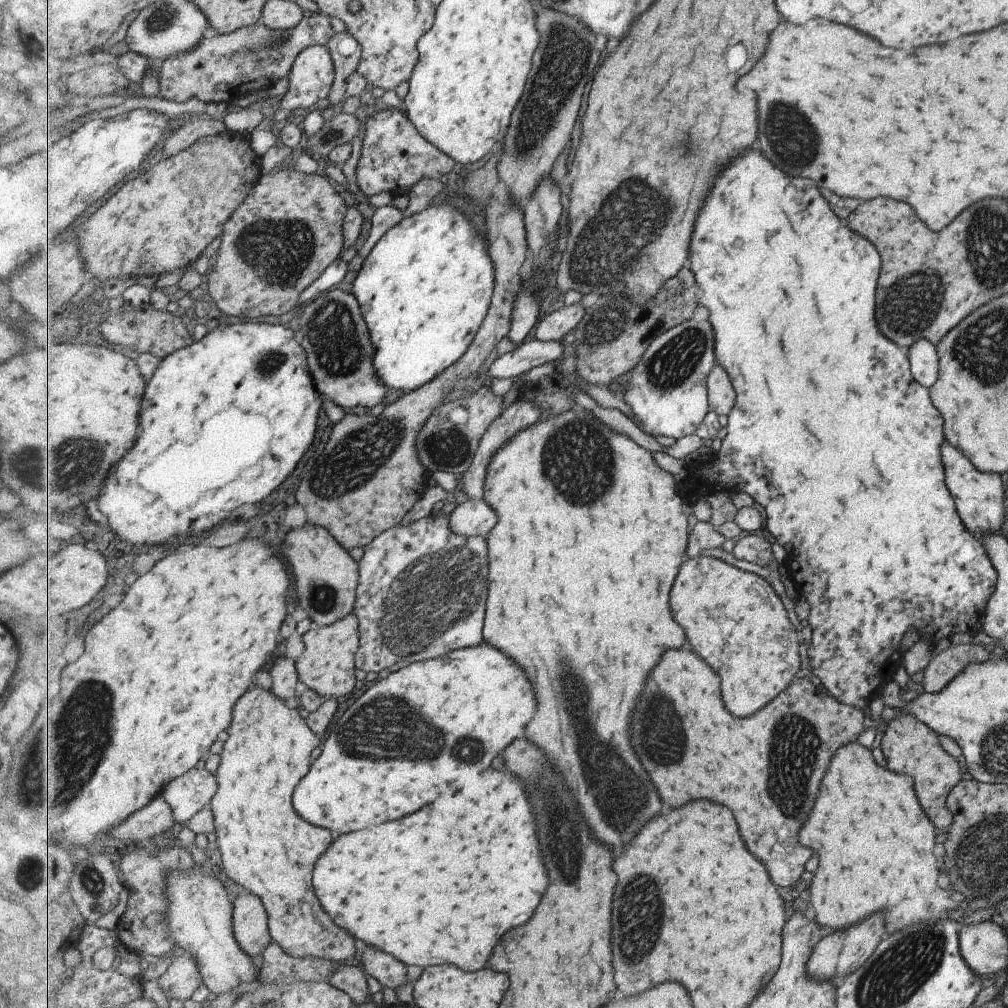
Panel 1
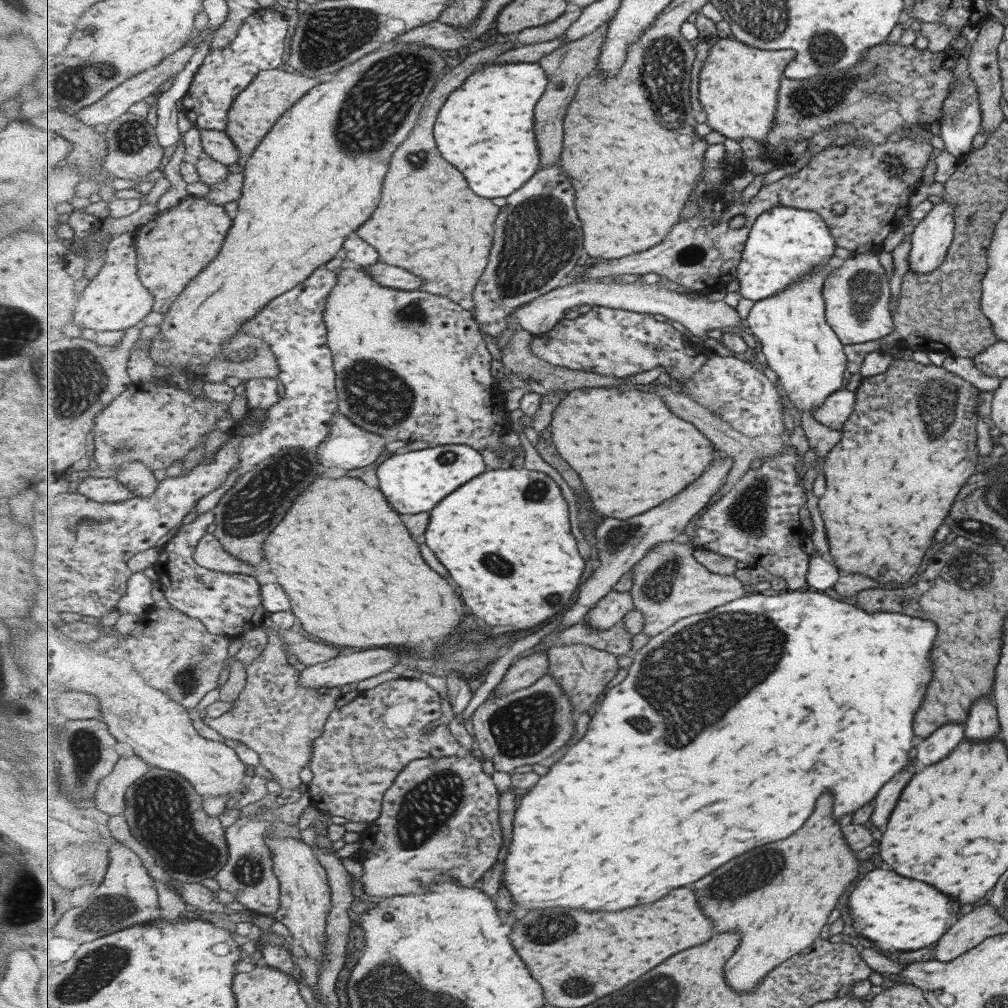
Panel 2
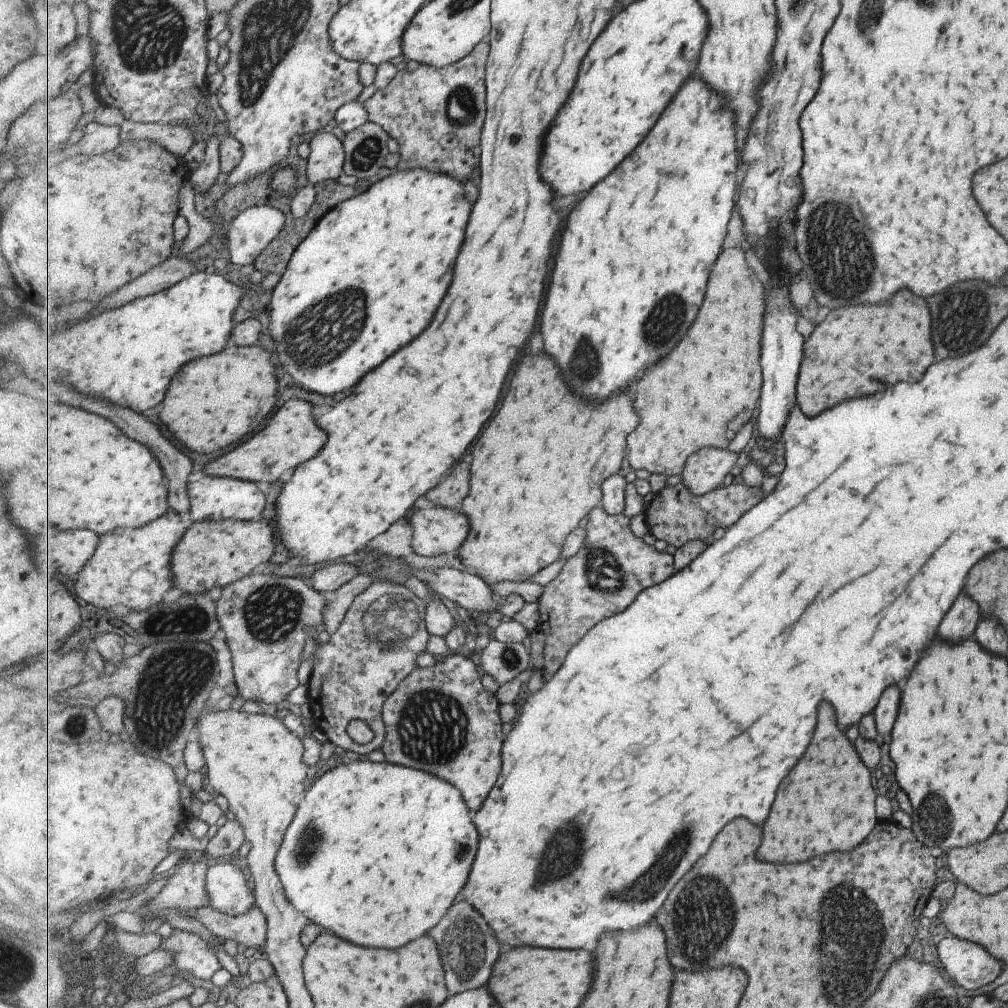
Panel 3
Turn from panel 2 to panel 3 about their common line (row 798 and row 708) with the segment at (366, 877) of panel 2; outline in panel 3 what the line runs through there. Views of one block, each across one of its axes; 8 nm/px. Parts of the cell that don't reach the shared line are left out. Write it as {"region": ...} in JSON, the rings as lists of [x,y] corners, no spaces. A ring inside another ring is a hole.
{"region":[[[449,652],[447,656],[429,667],[417,667],[397,690],[388,698],[384,706],[386,739],[381,751],[386,760],[392,763],[405,764],[413,768],[425,768],[431,774],[437,774],[451,784],[457,784],[465,792],[465,800],[473,810],[479,810],[501,774],[501,746],[505,740],[503,720],[499,714],[499,702],[483,682],[475,662],[458,652]]]}

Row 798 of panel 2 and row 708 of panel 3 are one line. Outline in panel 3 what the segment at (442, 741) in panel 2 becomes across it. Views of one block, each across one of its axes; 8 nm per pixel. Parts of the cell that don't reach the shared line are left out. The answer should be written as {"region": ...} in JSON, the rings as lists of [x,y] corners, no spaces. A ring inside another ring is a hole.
{"region":[[[379,581],[357,596],[349,607],[341,626],[331,634],[326,643],[319,643],[321,648],[313,652],[314,665],[309,676],[309,704],[313,720],[335,746],[354,751],[357,754],[369,754],[382,748],[386,739],[384,706],[388,698],[397,690],[401,681],[417,668],[415,658],[424,652],[429,642],[428,628],[423,617],[428,603],[417,594],[408,591],[405,586],[395,581]],[[355,720],[364,722],[373,732],[370,743],[364,745],[353,741],[347,734],[347,726]]]}

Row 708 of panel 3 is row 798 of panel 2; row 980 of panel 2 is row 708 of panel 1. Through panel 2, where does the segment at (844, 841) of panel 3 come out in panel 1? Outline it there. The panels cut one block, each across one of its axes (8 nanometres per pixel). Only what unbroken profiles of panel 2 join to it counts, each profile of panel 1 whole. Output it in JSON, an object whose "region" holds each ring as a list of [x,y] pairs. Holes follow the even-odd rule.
{"region":[[[701,555],[685,560],[681,566],[681,576],[677,576],[677,584],[673,586],[673,610],[675,620],[681,620],[693,650],[699,652],[721,676],[725,704],[735,716],[751,716],[767,706],[793,682],[801,668],[799,634],[789,620],[787,608],[777,596],[775,588],[757,574],[749,574],[711,556]]]}

